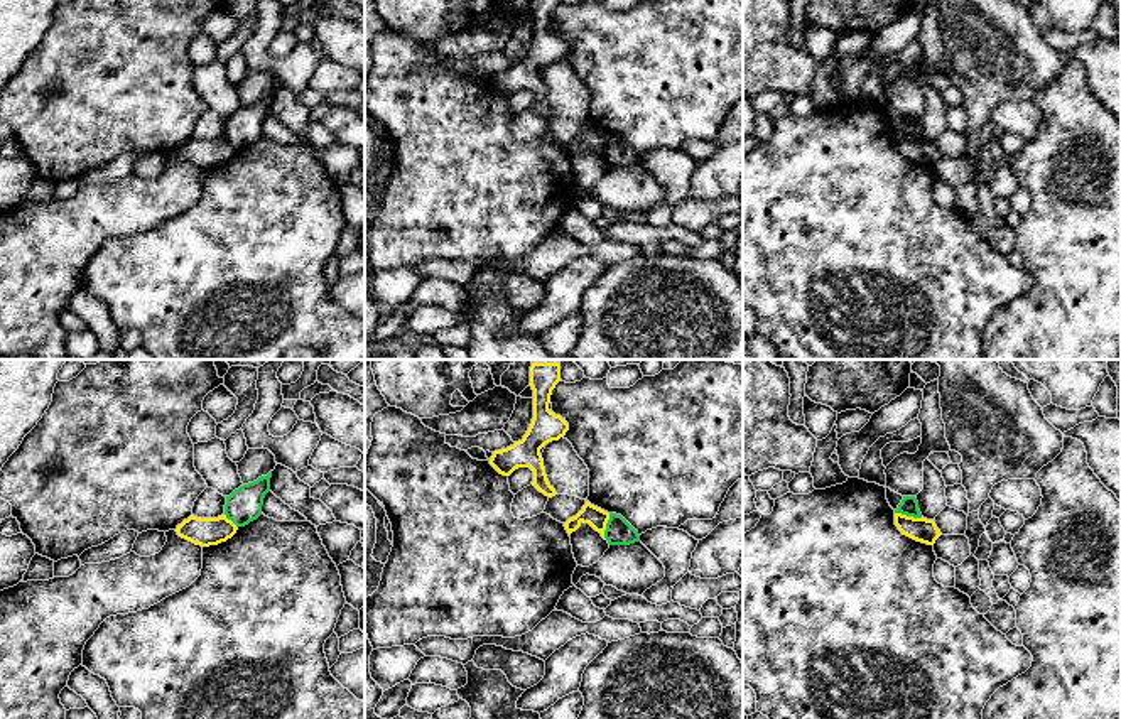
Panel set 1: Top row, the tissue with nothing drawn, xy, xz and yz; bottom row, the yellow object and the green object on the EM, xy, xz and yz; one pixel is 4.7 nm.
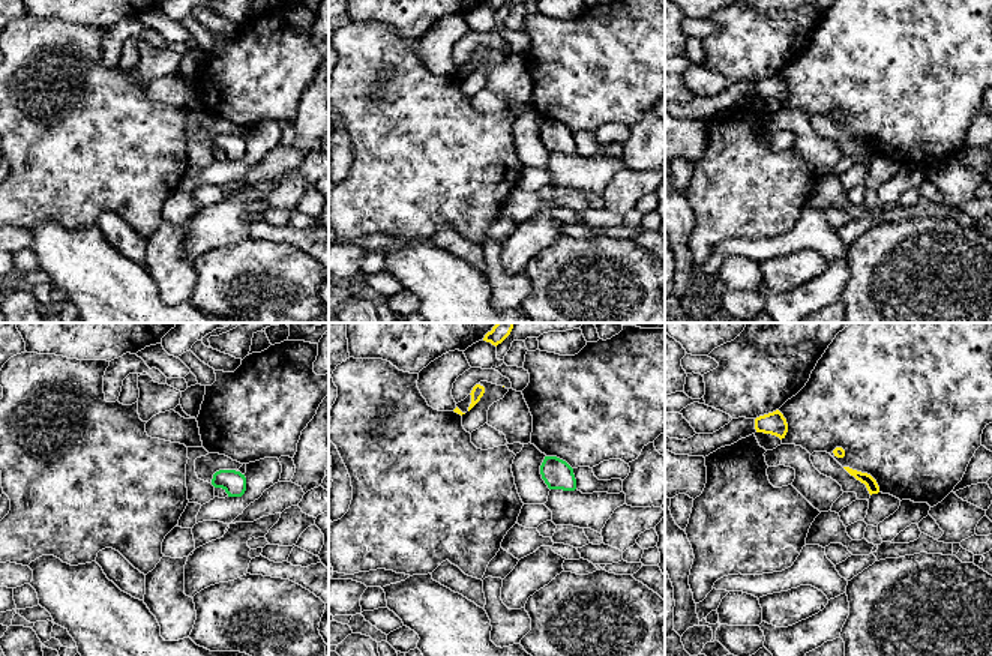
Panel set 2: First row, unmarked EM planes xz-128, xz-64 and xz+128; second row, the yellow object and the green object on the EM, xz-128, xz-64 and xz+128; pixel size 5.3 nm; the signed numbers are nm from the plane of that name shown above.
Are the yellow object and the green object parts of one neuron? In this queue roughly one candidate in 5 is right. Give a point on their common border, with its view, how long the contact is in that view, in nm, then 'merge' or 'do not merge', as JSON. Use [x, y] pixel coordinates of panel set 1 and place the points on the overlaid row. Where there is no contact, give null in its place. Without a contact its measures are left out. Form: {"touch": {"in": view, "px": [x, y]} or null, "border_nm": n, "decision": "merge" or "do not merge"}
{"touch": {"in": "yz", "px": [909, 517]}, "border_nm": 140, "decision": "do not merge"}

